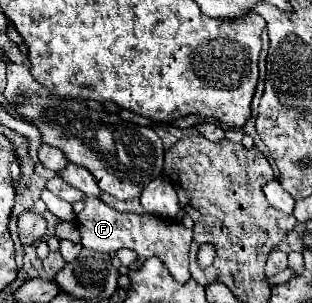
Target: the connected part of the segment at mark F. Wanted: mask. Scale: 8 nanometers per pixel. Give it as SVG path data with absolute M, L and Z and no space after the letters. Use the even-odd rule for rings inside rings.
M85 199L83 211L77 215L81 245L93 251L103 251L107 255L115 255L119 249L127 247L137 253L139 261L147 257L157 257L169 269L175 281L185 283L189 279L189 245L193 241L193 231L185 229L177 221L163 221L149 215L135 213L119 213L105 205L101 199Z

